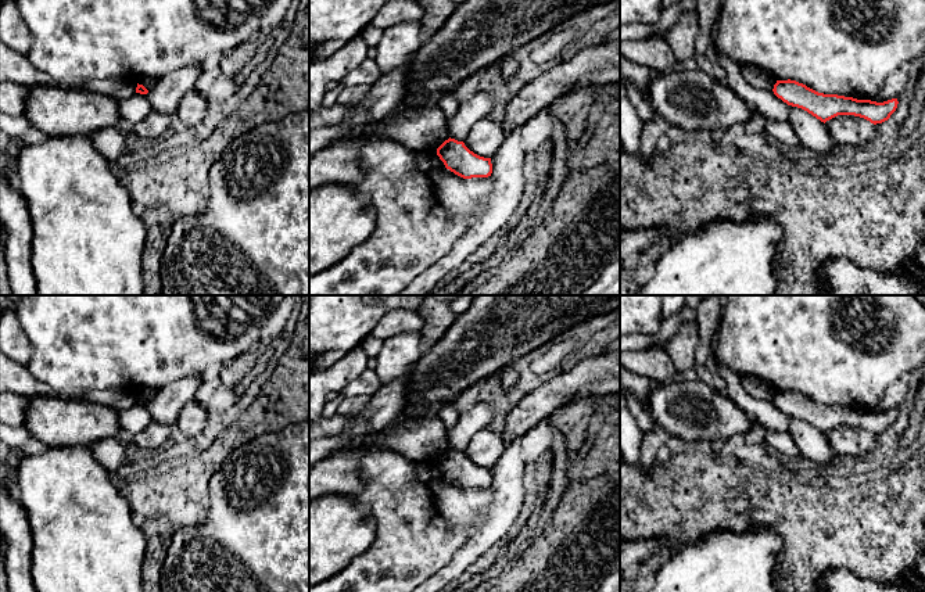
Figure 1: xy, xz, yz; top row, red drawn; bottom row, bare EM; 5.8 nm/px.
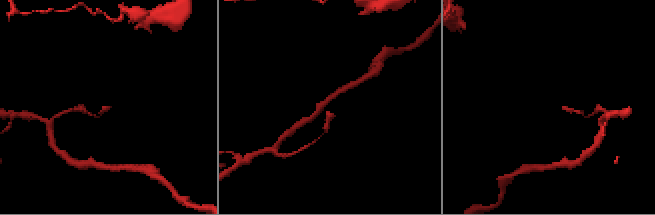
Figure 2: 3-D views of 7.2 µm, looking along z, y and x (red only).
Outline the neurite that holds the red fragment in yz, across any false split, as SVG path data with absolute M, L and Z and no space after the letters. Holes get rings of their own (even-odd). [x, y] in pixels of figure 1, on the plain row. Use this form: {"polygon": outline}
{"polygon": "M790 390L777 391L772 402L788 416L802 419L824 434L838 426L854 426L874 435L882 434L890 428L899 415L897 409L876 413L838 405L824 405Z"}

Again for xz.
{"polygon": "M451 448L437 459L437 466L447 480L463 489L488 488L492 484L491 469L474 464L463 452Z"}

